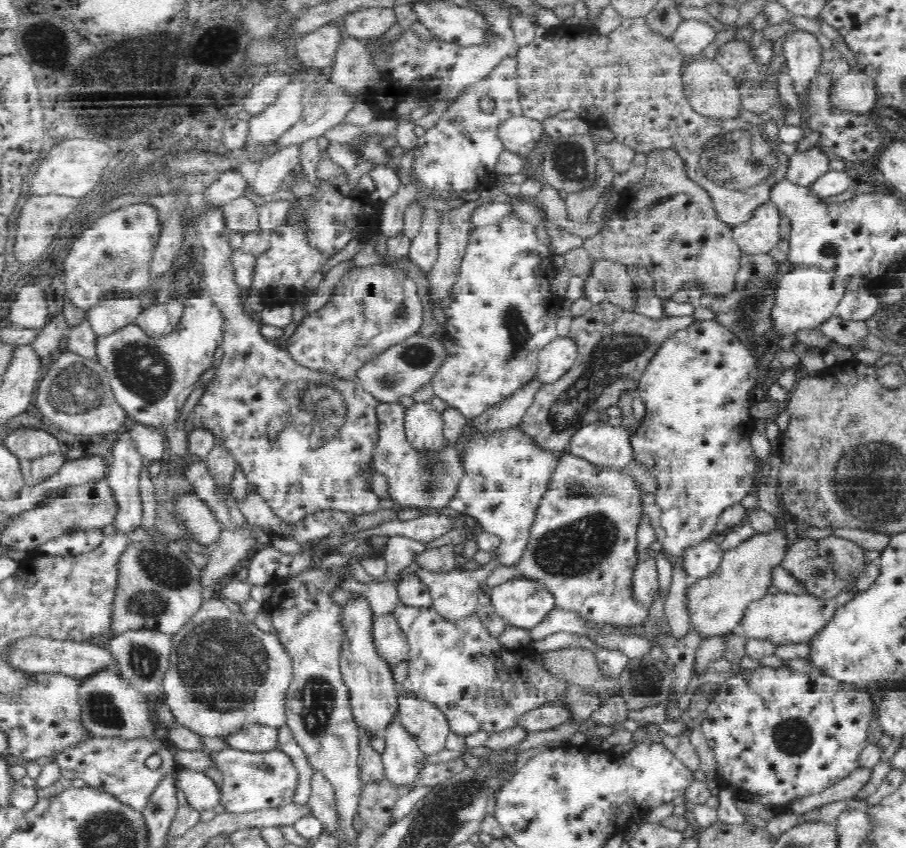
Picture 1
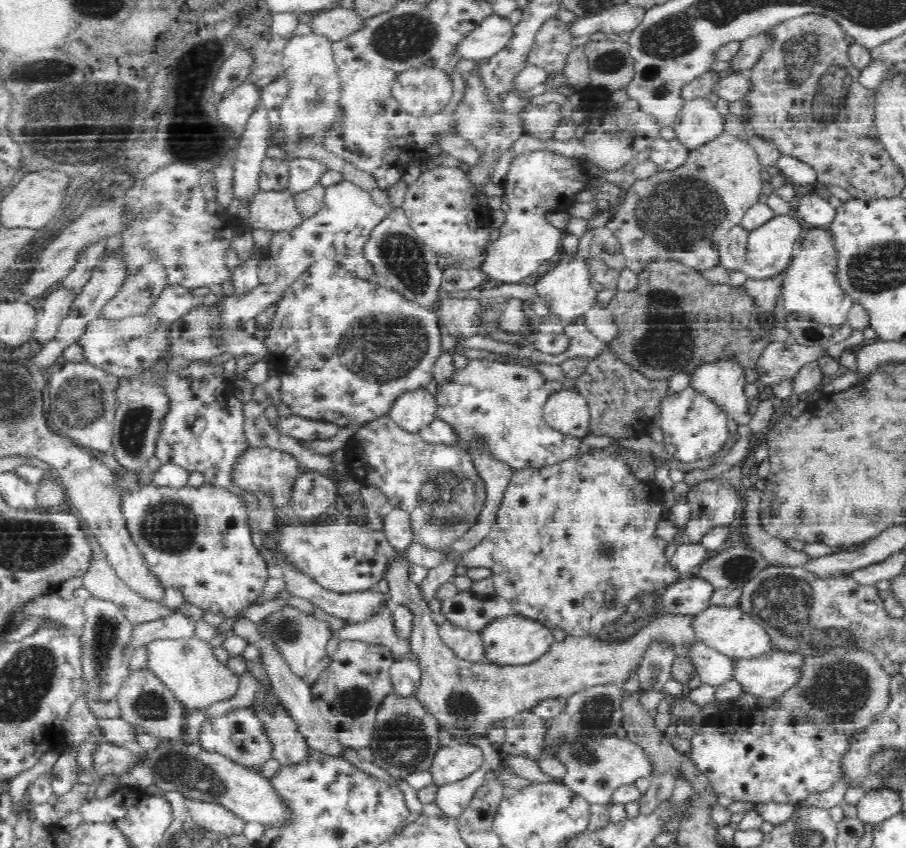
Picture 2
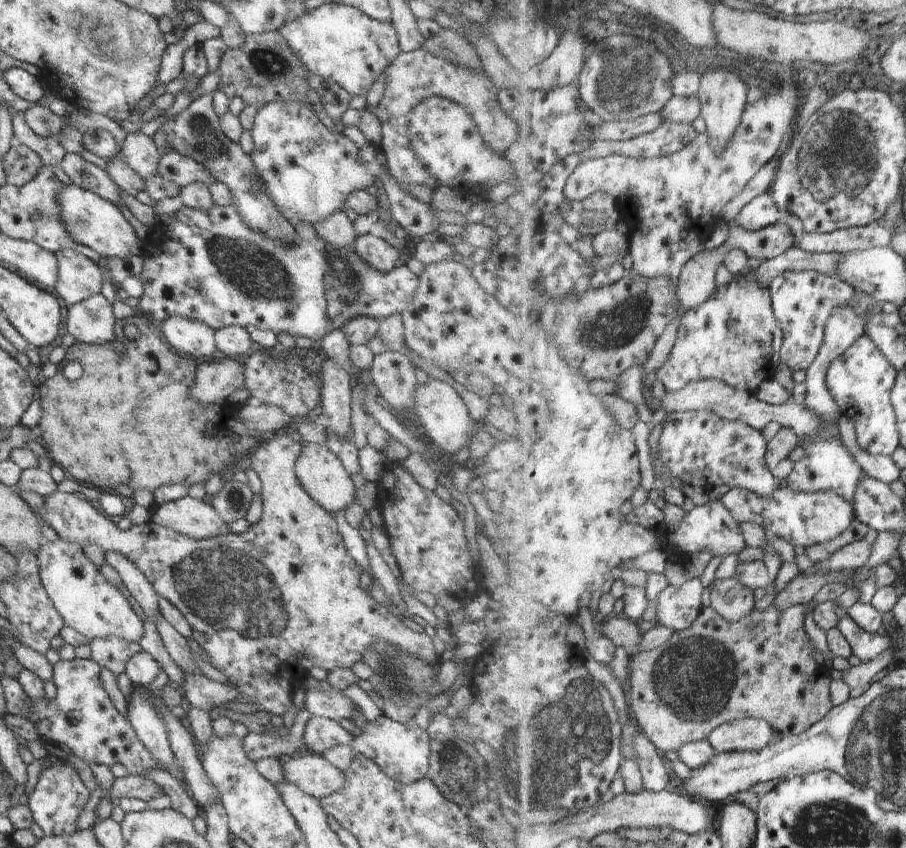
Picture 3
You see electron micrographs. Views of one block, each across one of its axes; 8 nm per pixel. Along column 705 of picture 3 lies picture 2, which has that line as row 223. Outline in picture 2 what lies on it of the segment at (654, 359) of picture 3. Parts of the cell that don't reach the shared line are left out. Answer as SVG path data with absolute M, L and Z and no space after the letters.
M257 192L250 201L250 218L252 229L268 232L289 232L299 228L304 216L296 207L294 195L291 193Z

